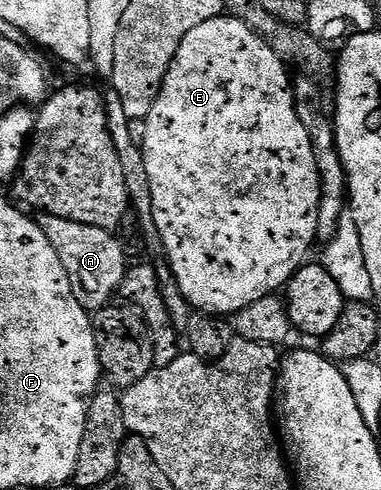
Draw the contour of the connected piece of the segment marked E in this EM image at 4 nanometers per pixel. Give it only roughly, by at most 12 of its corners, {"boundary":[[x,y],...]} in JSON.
{"boundary":[[236,17],[142,122],[192,310],[278,294],[322,185],[288,66]]}

